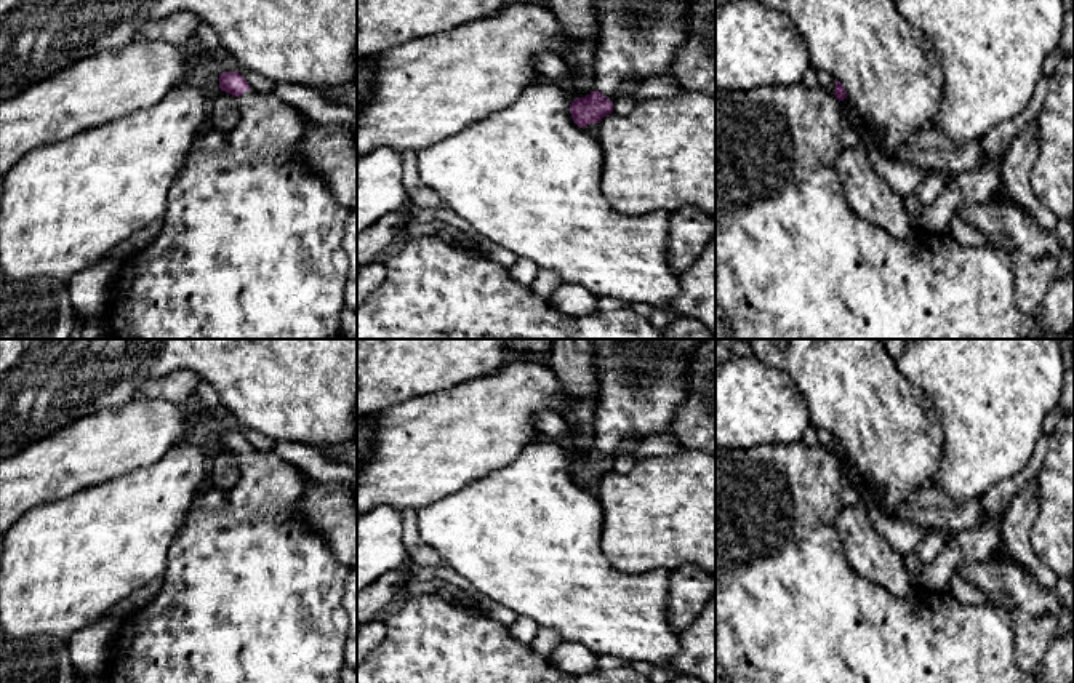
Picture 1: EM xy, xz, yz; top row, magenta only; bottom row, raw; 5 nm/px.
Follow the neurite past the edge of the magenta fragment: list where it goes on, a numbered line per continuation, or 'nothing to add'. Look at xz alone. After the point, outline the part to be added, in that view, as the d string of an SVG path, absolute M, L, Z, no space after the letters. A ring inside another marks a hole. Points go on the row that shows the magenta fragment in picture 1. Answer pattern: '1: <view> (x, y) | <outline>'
1: xz (636, 39) | M592 0L597 18L594 70L600 94L615 101L631 96L639 101L634 83L647 77L671 75L672 62L687 42L690 0Z

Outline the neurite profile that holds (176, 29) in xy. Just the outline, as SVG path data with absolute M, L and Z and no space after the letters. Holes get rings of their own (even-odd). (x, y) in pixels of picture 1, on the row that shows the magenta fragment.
M181 11L165 16L162 21L152 21L139 27L134 34L138 40L162 40L187 54L189 64L194 67L200 59L198 53L190 46L190 37L195 34L202 21L197 14Z

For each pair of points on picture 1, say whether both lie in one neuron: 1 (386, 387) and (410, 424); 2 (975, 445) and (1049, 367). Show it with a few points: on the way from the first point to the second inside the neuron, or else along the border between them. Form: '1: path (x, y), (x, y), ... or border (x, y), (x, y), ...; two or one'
1: border (432, 394), (388, 405), (373, 415); two
2: path (991, 426), (1031, 386); one

